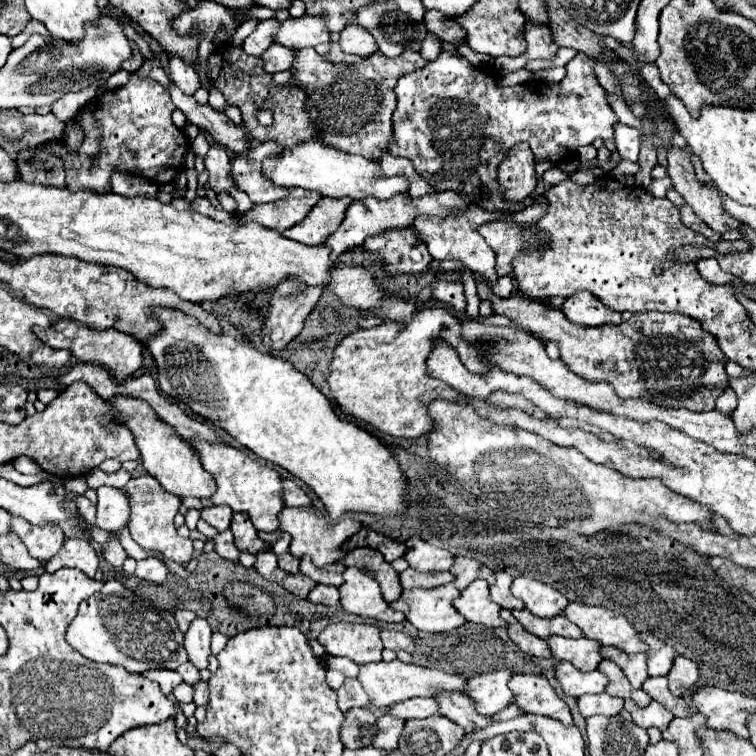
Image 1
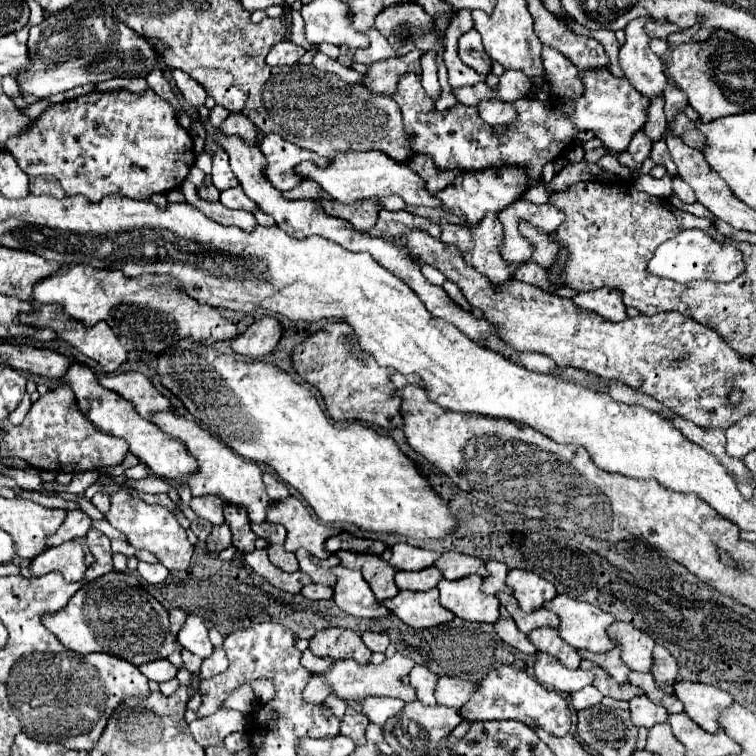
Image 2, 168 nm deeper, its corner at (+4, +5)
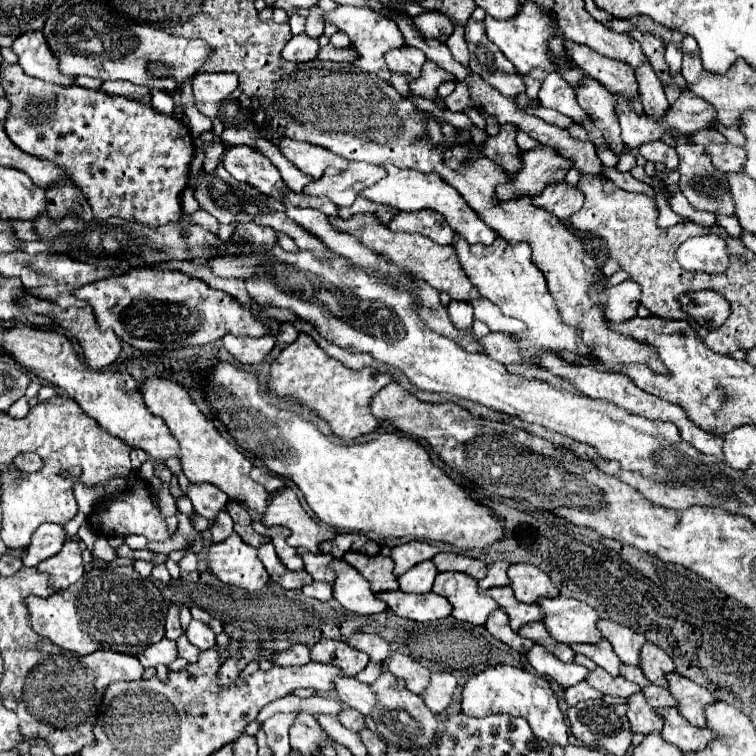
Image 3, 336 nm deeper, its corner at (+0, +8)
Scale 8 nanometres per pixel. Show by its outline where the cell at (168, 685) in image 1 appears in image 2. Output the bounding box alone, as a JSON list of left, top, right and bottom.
[140,660,178,684]

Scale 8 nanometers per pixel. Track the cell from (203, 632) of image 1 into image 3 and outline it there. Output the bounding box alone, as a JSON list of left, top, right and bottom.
[186,619,216,651]

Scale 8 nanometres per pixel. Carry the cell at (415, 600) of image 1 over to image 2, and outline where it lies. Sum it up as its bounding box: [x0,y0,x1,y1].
[382,588,454,628]

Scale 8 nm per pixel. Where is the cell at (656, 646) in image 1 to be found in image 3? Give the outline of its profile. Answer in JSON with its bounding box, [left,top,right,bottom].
[596,619,646,665]

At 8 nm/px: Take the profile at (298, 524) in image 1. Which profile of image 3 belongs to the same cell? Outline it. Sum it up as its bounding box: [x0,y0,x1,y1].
[262,487,336,553]

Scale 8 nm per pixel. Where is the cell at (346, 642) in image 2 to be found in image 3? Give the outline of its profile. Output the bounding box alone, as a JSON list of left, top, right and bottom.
[312,639,368,677]

